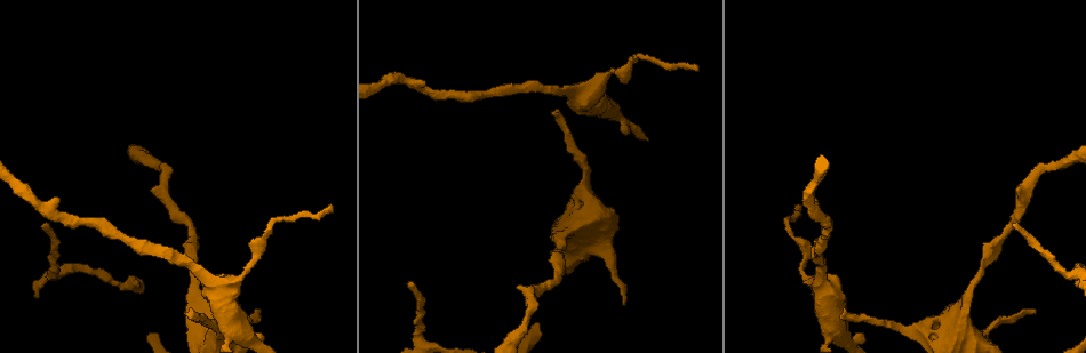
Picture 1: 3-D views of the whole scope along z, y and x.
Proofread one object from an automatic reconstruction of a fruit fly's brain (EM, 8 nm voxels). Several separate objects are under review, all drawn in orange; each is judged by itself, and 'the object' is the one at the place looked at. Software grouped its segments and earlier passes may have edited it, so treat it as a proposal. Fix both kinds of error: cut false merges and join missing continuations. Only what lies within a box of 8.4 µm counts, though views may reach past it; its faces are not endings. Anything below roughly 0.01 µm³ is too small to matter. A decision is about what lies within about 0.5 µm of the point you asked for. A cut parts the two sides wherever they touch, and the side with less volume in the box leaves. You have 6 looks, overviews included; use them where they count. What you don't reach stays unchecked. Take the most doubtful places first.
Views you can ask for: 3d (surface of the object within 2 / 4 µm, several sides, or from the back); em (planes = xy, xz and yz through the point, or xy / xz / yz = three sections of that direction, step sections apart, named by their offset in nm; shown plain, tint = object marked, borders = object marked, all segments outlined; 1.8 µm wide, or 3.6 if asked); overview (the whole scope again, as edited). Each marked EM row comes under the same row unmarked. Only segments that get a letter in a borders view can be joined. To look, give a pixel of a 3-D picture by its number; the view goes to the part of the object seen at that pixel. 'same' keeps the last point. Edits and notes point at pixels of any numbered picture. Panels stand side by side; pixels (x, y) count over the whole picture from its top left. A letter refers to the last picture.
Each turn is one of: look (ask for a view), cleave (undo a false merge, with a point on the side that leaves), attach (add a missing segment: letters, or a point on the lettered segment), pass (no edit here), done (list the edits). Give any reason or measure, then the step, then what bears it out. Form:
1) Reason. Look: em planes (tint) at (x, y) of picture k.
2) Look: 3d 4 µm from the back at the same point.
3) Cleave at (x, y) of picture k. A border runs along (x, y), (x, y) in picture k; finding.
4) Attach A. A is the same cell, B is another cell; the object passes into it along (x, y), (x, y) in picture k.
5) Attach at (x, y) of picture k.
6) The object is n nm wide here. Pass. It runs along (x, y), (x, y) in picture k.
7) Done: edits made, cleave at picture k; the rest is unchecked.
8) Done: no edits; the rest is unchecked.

Free end. Look: em planes (borders) at (408, 284) of picture 1.

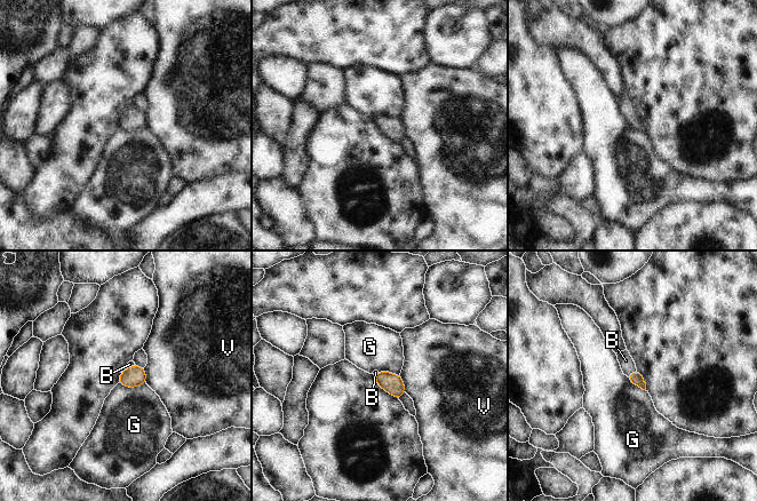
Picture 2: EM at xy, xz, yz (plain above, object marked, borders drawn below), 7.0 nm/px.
The object is 90 nm wide here; the longest contact is with G, 190 nm. Attach B. B is the same cell, G and V are other cells; the neuron continues.

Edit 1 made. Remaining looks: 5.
Redraw. Look: overview.

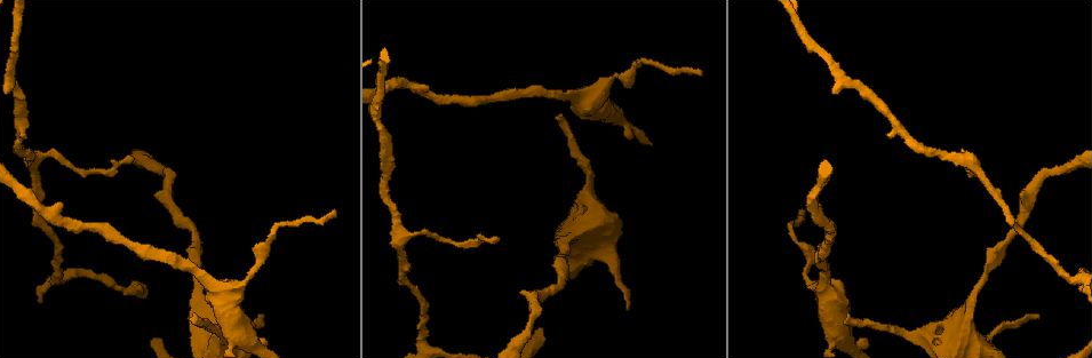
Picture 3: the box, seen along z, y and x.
Look: em xy step 4 (borders) at (334, 215) of picture 3.

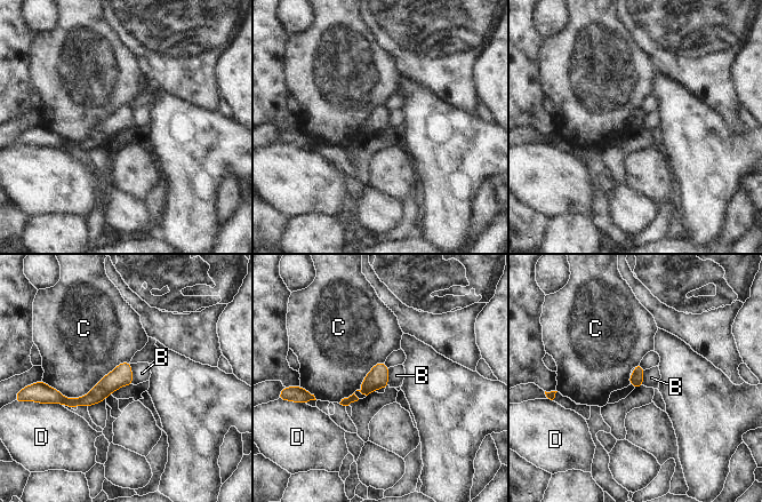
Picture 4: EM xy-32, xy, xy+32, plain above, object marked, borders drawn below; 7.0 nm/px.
Pass. B, C and D are other cells; no lettered segment goes on from it.

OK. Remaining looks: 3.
Long arm stops here. Look: em xz step 4 (borders) at (556, 119) of picture 3.

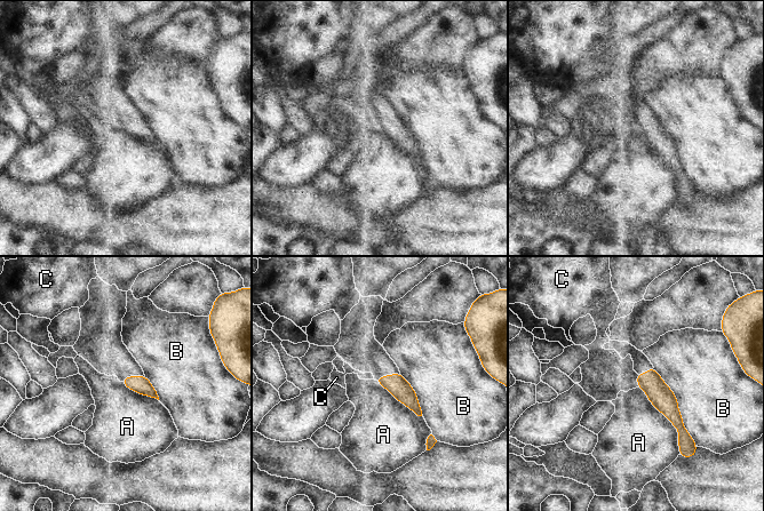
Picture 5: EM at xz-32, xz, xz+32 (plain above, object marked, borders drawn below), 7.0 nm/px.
The object is 130 nm wide here. Pass. A, B and C are other cells; it runs along (639, 376), (668, 405), (681, 436) in picture 5; none of them fits.

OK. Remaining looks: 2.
Done: edits made, attach at picture 2; the rest is unchecked.

